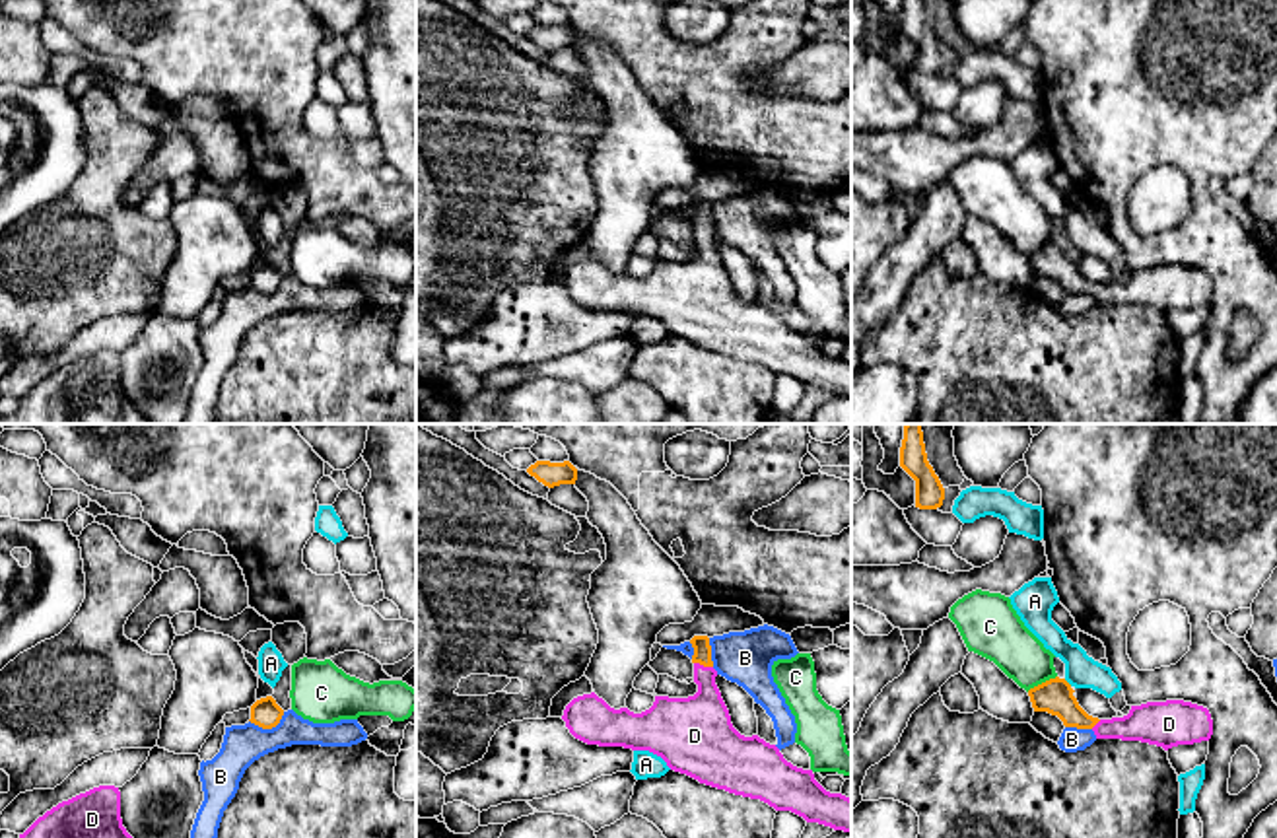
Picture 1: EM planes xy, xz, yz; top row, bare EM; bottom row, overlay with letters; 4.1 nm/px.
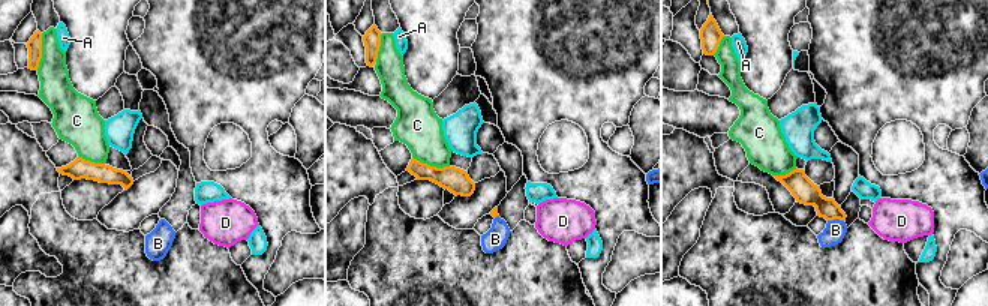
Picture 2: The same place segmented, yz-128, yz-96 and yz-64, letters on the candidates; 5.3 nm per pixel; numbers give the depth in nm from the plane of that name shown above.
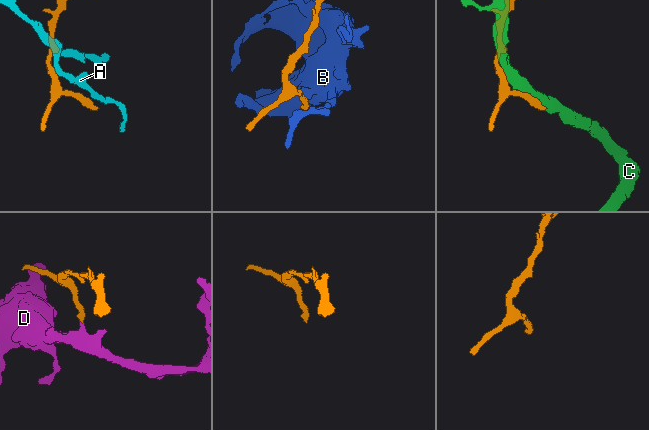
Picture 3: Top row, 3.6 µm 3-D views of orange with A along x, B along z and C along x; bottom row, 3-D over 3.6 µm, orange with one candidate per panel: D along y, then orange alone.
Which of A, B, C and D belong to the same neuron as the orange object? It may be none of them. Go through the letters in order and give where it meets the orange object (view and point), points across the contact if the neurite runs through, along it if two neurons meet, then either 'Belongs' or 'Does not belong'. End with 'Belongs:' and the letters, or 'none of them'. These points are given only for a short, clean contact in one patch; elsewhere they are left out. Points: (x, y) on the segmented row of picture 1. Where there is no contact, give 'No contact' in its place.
A: Touches orange at yz (1066, 681). Does not belong
B: Touches orange at xy (269, 728). Boundary: xy (284, 712), (271, 728), (259, 728), (249, 722). Does not belong
C: Touches orange at yz (1042, 683). Does not belong
D: Touches orange at xz (704, 665). Path across: xz (702, 650), (704, 665), (704, 716), (698, 726). Belongs
Belongs: D

